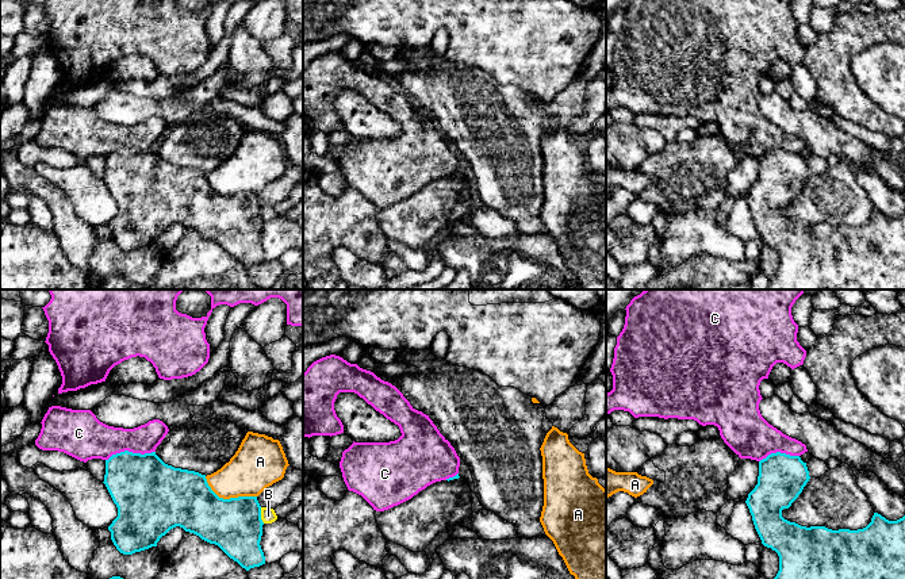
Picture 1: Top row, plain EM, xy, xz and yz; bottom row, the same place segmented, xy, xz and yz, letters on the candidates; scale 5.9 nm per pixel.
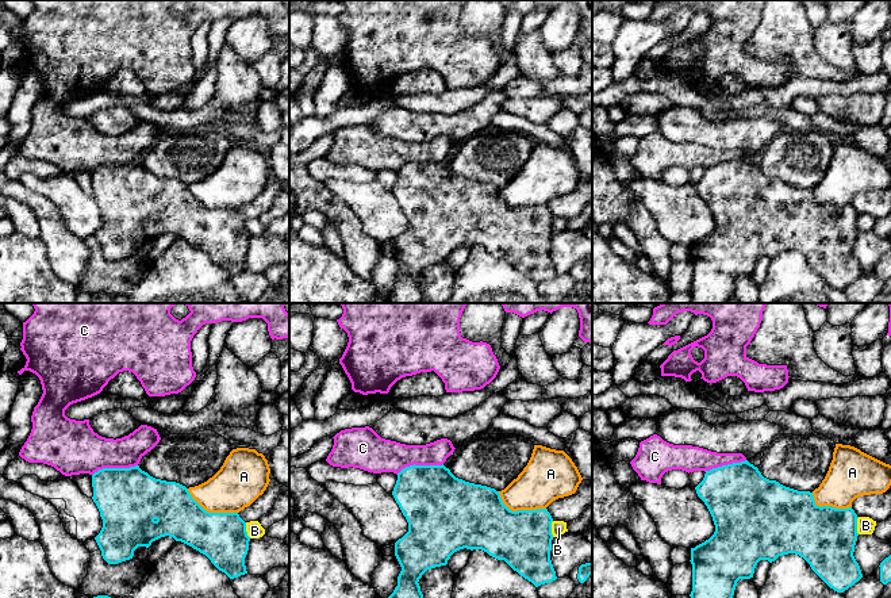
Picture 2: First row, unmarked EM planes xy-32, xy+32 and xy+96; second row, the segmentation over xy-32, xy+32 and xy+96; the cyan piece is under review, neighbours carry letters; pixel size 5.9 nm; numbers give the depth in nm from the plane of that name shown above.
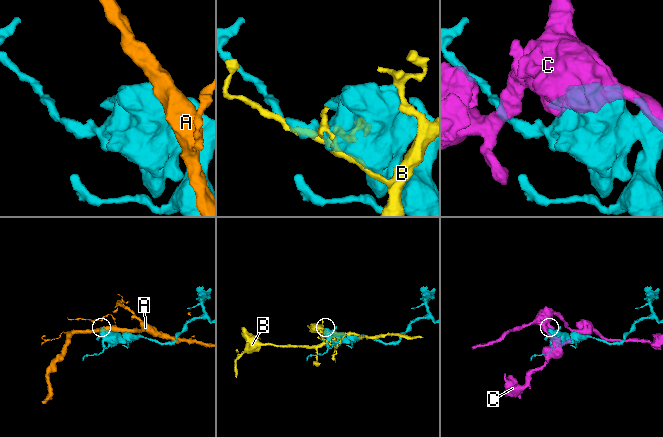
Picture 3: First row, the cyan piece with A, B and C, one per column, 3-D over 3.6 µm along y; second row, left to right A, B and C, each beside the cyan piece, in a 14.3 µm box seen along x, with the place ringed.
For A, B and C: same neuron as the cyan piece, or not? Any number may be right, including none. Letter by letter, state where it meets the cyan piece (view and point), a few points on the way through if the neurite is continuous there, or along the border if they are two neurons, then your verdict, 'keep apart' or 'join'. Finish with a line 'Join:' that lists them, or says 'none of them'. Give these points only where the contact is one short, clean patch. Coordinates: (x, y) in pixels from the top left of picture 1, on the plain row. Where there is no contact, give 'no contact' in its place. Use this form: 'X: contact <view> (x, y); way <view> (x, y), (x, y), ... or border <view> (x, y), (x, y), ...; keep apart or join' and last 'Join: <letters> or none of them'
A: contact xy (227, 196); keep apart
B: contact xy (260, 213); keep apart
C: contact xy (130, 149); border xy (154, 148), (144, 150), (121, 148), (112, 150), (106, 157); keep apart
Join: none of them

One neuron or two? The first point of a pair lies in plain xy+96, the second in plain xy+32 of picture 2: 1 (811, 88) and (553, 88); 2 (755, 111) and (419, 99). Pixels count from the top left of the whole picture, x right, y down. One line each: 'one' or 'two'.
1: one
2: one

